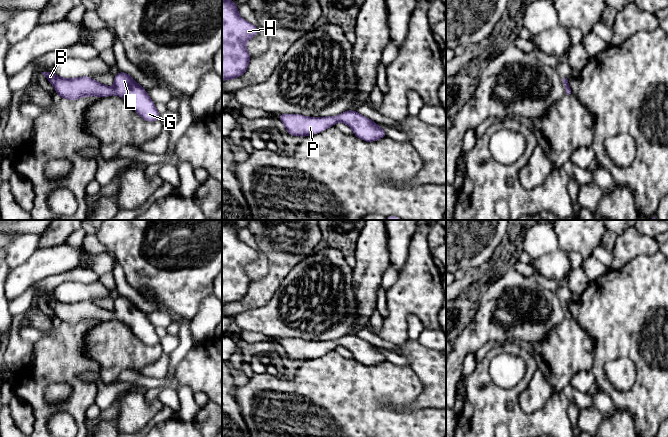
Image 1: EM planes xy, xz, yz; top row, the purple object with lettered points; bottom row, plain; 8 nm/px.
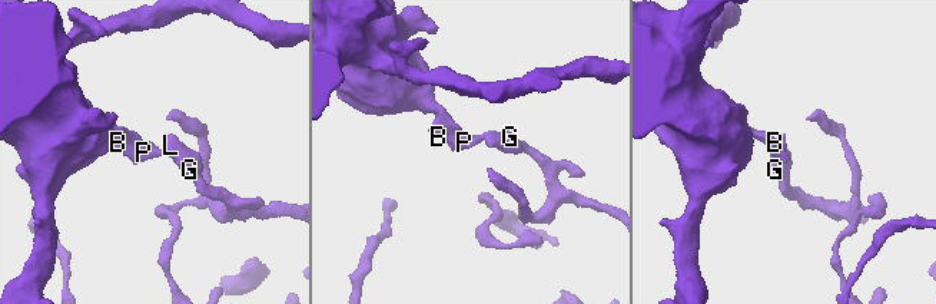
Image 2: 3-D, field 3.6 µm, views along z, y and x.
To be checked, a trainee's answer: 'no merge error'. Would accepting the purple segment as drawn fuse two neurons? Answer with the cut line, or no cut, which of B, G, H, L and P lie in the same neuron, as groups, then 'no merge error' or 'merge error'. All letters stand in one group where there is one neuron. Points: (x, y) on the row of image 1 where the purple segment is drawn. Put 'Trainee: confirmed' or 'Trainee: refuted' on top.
Trainee: confirmed
no cut; B G H L P; no merge error

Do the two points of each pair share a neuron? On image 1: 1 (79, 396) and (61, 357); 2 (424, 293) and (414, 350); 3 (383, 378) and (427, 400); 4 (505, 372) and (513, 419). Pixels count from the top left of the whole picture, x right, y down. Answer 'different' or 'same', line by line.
1: same
2: different
3: different
4: different

